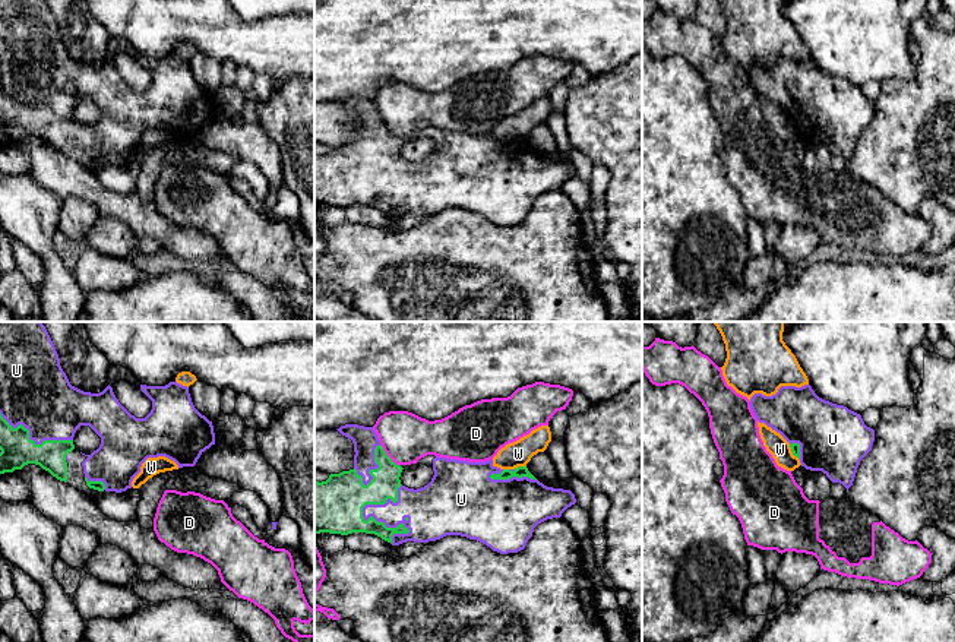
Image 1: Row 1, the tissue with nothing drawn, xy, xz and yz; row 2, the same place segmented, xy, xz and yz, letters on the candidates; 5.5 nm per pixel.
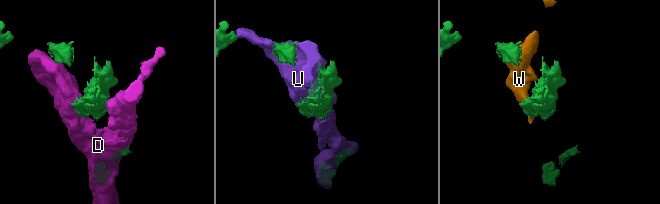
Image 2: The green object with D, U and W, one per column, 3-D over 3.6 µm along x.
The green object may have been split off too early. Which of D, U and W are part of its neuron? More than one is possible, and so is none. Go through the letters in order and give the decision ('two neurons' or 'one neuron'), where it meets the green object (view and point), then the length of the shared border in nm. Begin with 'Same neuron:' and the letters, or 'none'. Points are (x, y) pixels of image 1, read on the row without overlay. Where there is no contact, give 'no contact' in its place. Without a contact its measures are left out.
Same neuron: U
D: two neurons; contact xz (386, 127); length 170 nm
U: one neuron; contact xz (369, 190); length 340 nm
W: two neurons; contact xz (519, 139); length 70 nm

